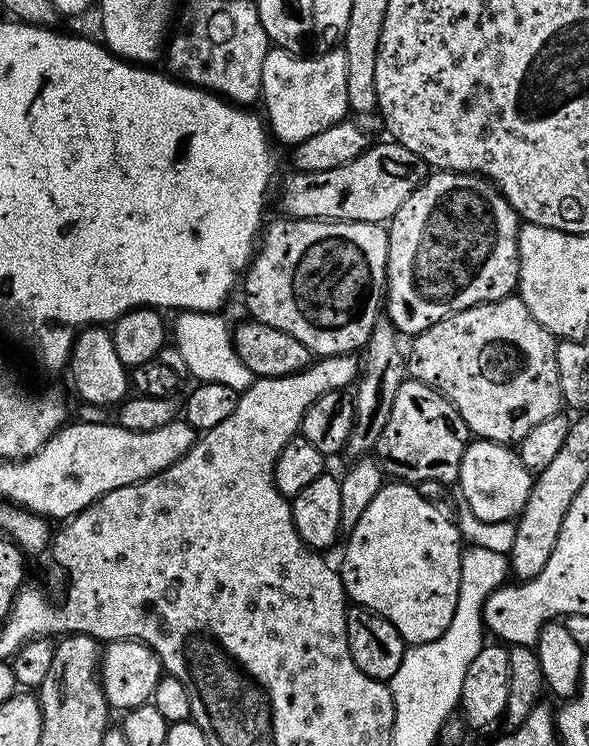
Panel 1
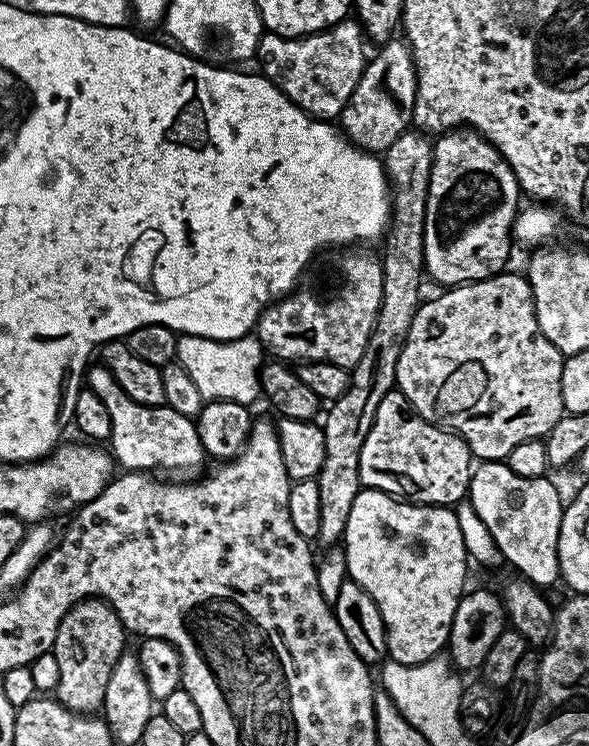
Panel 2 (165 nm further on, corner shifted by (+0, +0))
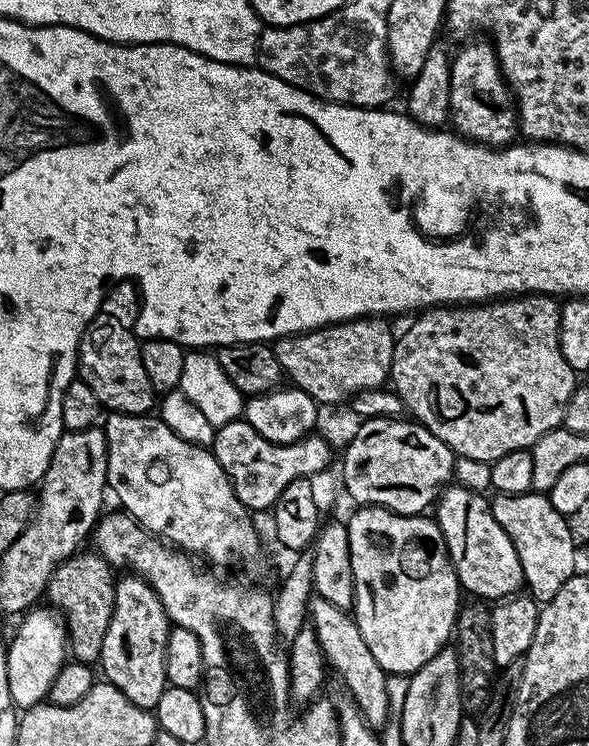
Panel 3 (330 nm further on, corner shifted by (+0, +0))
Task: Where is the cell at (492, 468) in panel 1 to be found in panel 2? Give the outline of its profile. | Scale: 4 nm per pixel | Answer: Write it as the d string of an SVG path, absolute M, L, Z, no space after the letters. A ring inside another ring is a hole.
M486 460L472 469L466 499L478 518L489 528L503 559L517 568L523 579L541 590L560 580L558 534L564 517L565 501L548 476L522 478L506 462Z

